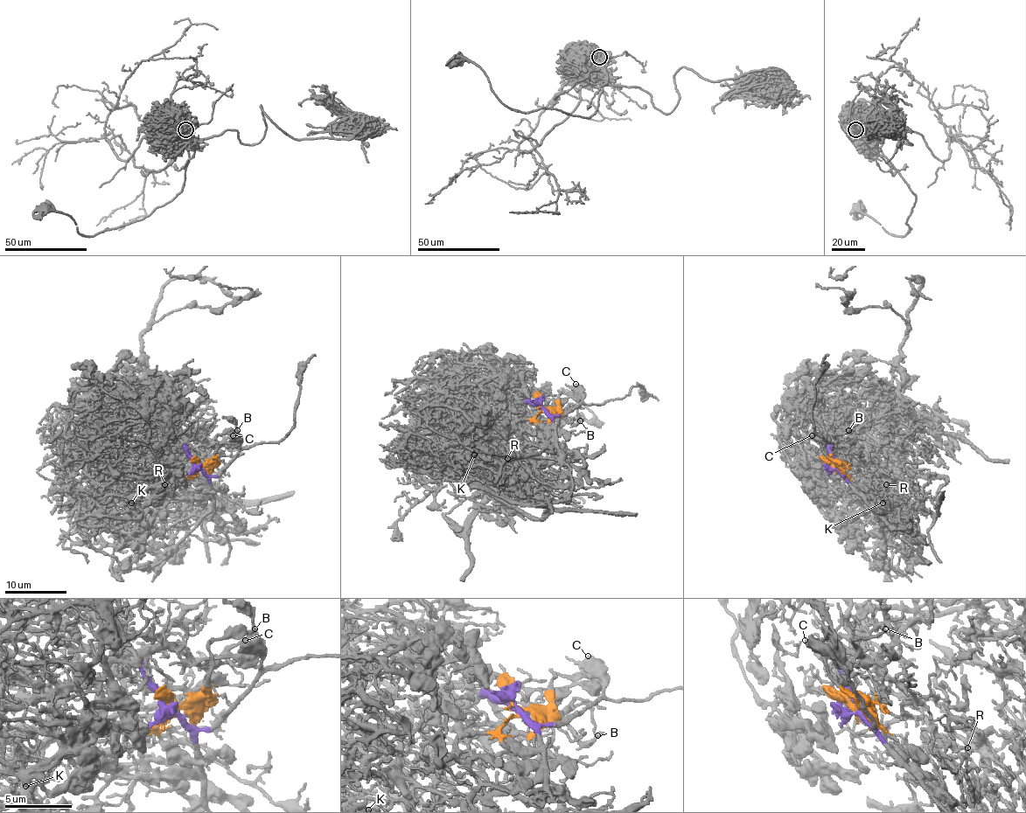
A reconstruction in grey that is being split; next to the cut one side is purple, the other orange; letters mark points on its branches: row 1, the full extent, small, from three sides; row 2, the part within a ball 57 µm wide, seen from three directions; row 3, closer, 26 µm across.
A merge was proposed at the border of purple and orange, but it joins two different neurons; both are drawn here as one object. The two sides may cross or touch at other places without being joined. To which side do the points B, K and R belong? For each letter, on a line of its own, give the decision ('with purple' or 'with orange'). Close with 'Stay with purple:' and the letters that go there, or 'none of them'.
B: with orange
K: with orange
R: with orange
Stay with purple: none of them

